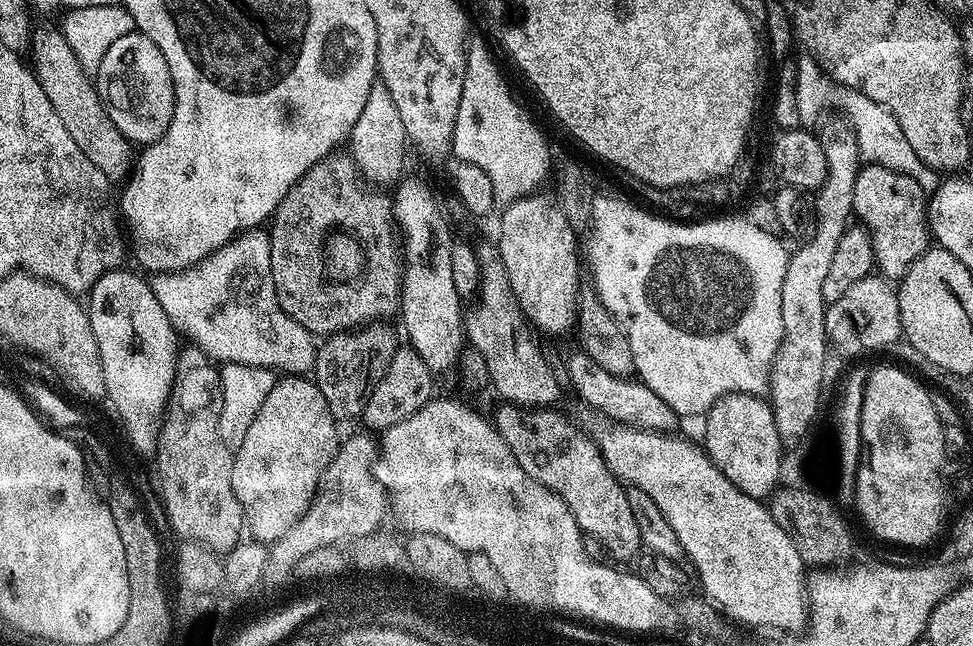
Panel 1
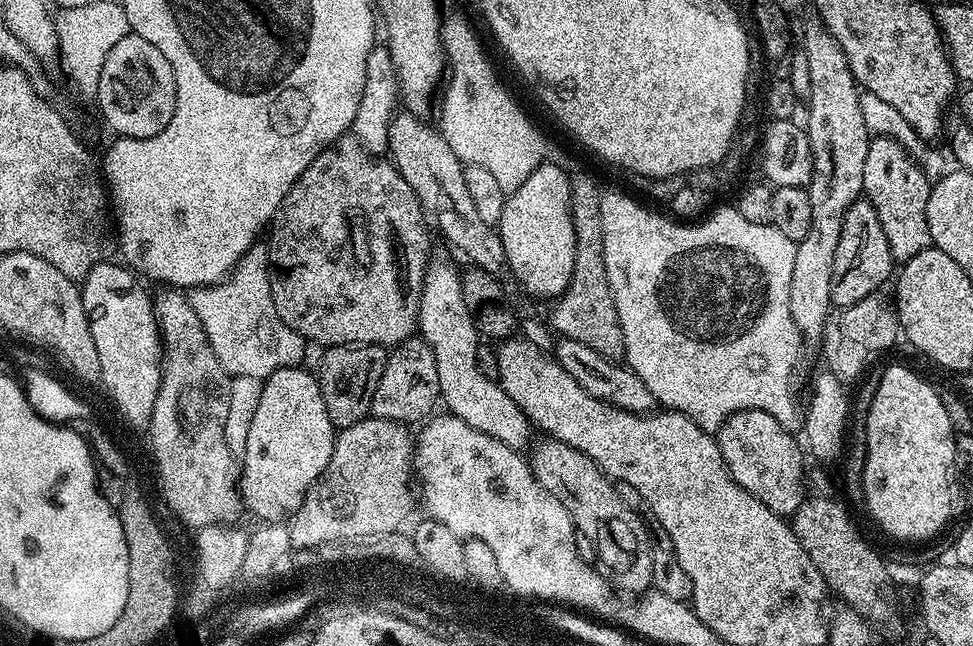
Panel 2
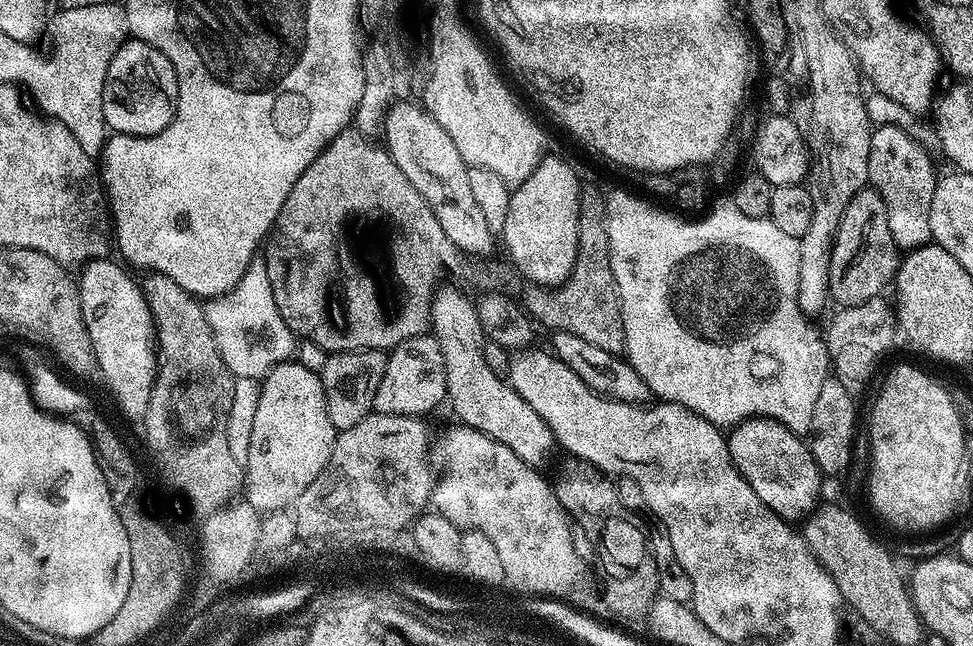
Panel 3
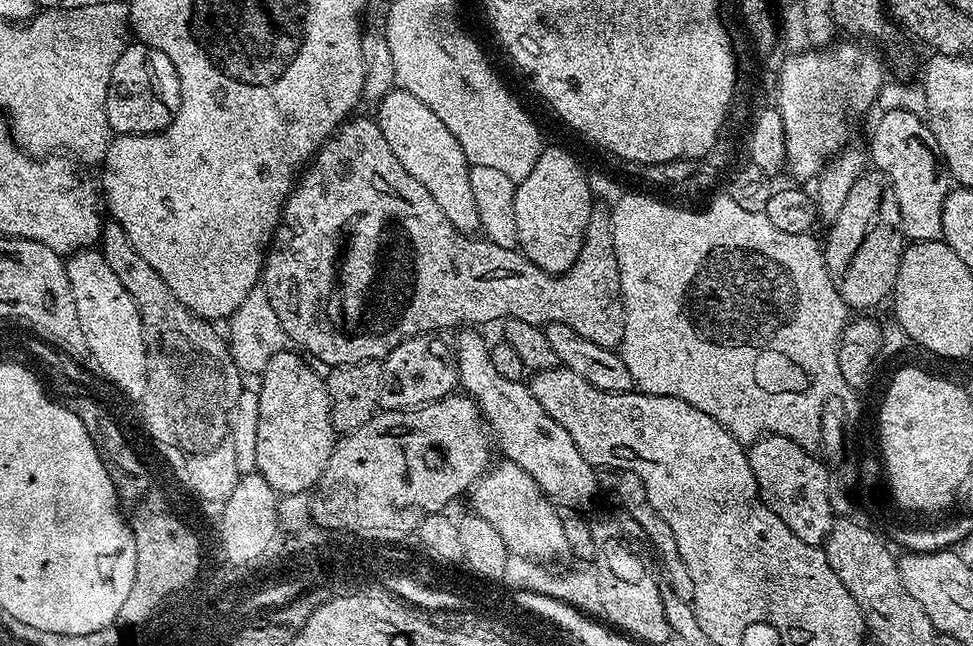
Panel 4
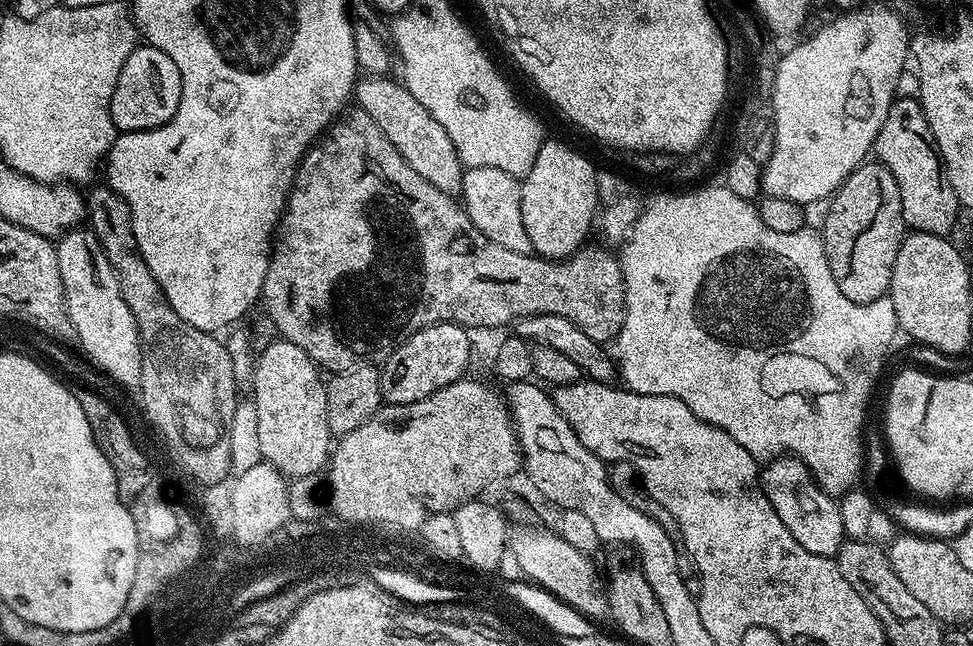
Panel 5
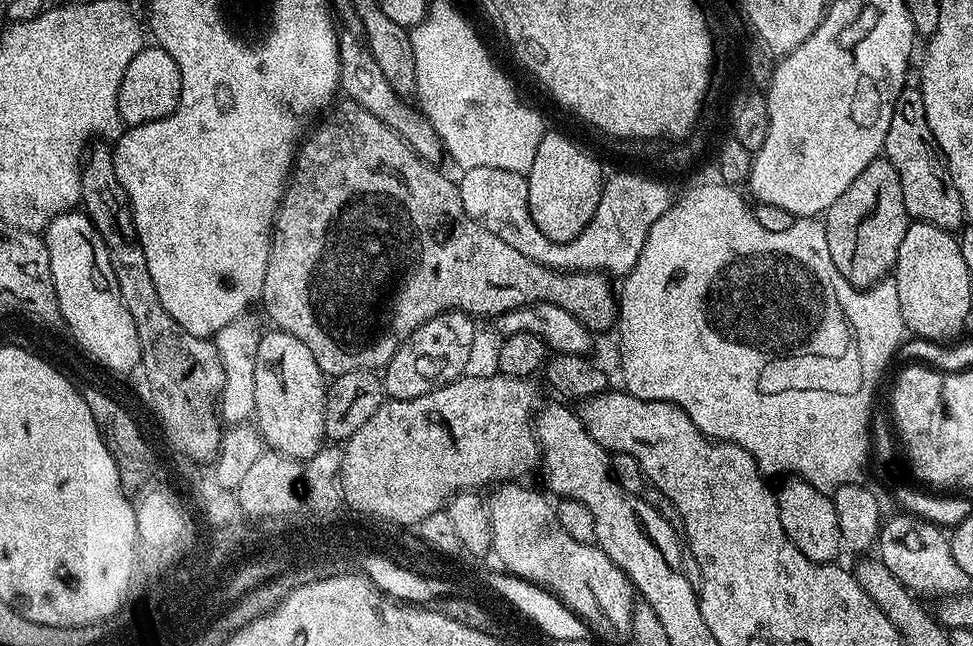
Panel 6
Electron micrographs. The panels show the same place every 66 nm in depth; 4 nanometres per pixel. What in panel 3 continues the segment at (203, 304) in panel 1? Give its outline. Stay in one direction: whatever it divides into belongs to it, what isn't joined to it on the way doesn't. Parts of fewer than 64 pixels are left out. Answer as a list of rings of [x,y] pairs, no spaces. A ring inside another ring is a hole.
[[[257,254],[235,288],[225,293],[219,300],[209,303],[206,311],[210,326],[216,335],[218,350],[233,376],[260,380],[267,376],[269,370],[276,364],[283,364],[293,359],[292,351],[298,344],[298,337],[292,333],[290,326],[286,326],[282,314],[278,314],[278,302],[274,302],[274,294],[270,290],[270,274],[266,274],[263,255]]]

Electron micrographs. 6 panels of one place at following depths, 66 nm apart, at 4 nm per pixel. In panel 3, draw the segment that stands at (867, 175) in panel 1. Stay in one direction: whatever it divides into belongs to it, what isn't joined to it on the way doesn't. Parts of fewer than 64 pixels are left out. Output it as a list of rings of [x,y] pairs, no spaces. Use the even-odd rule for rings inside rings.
[[[894,124],[873,127],[870,138],[871,187],[883,197],[890,218],[890,234],[894,234],[896,247],[901,250],[920,248],[932,240],[930,230],[930,204],[934,202],[934,190],[938,171],[932,165],[932,156],[921,141],[911,132]]]

